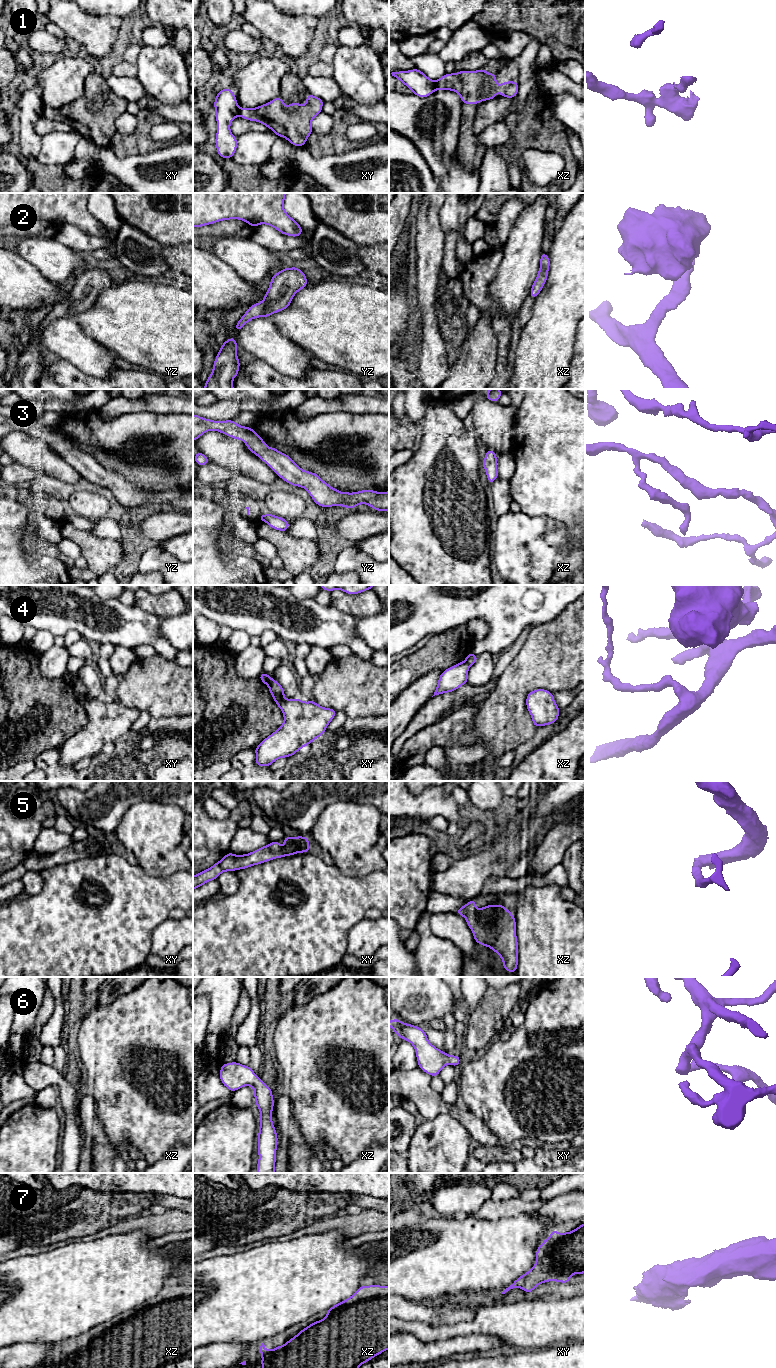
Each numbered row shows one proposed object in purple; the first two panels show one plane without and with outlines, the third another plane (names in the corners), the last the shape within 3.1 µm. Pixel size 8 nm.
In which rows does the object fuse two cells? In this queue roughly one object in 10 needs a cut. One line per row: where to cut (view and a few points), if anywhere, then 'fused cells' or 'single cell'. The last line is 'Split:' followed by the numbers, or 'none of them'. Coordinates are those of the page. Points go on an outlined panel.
1: xz (434, 81), (436, 89) | fused cells
2: no cut | single cell
3: no cut | single cell
4: xy (272, 678), (269, 686) | fused cells
5: no cut | single cell
6: no cut | single cell
7: no cut | single cell
Split: 1, 4

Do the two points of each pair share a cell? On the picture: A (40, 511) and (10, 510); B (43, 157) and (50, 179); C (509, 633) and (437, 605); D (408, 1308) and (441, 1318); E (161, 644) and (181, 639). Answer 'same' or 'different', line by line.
A: different
B: different
C: same
D: same
E: different

